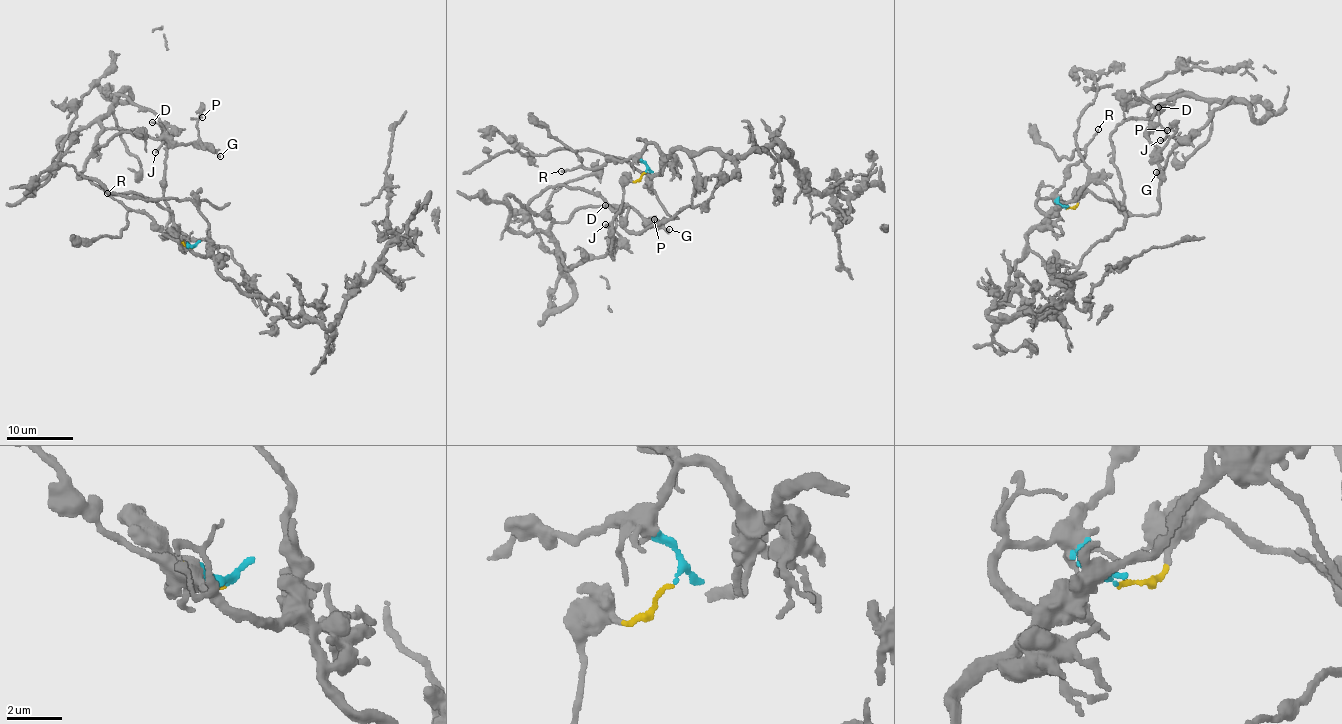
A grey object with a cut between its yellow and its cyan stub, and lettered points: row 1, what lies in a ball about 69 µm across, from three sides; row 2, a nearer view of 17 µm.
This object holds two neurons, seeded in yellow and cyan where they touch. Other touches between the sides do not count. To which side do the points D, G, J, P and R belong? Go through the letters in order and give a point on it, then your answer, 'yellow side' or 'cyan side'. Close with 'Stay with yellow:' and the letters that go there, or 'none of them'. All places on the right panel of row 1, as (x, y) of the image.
D: at (1158, 107); yellow side
G: at (1156, 172); yellow side
J: at (1160, 140); yellow side
P: at (1167, 130); yellow side
R: at (1098, 129); cyan side
Stay with yellow: D, G, J, P

